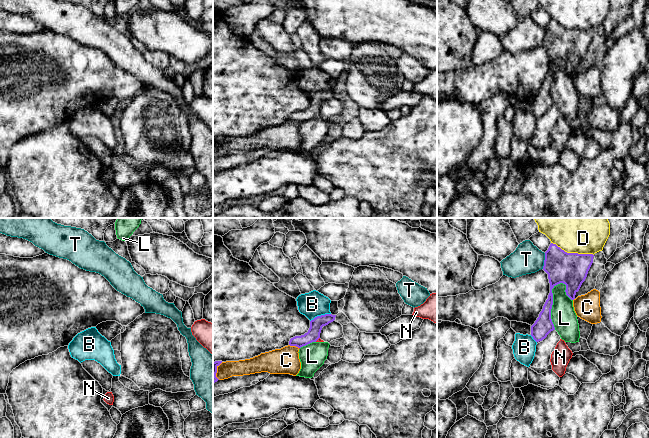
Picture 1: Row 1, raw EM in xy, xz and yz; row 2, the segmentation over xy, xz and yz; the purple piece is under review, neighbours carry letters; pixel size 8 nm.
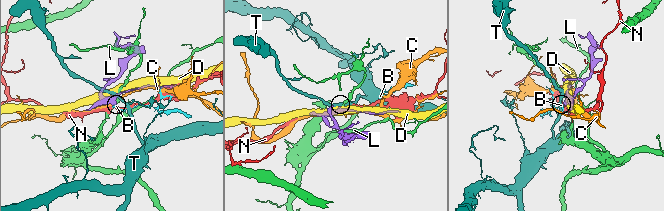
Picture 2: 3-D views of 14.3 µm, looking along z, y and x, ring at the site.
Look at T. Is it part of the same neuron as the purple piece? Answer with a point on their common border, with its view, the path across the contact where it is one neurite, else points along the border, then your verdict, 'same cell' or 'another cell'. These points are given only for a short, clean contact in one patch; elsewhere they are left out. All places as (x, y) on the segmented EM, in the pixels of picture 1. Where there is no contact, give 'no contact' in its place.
meets purple in yz at (544, 261); border along yz (545, 253), (542, 268); another cell

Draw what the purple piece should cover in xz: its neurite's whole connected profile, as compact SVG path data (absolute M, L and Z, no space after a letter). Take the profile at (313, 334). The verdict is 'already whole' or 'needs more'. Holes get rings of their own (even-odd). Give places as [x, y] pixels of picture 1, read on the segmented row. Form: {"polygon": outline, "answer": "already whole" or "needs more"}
{"polygon": "M325 314L315 317L310 321L310 328L307 333L301 336L295 336L290 339L289 345L301 348L312 342L316 342L320 338L320 333L323 326L335 320L336 315Z", "answer": "already whole"}

